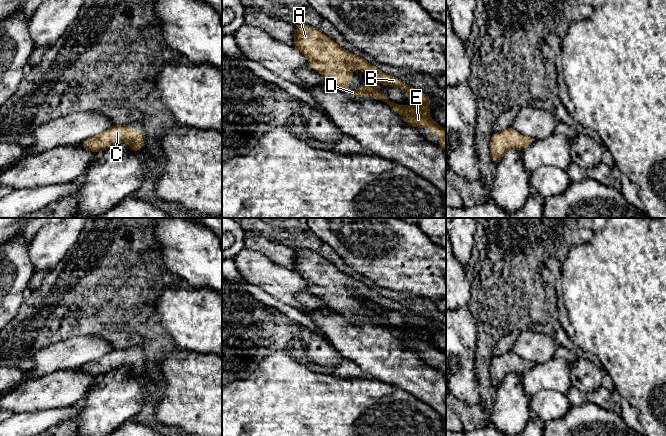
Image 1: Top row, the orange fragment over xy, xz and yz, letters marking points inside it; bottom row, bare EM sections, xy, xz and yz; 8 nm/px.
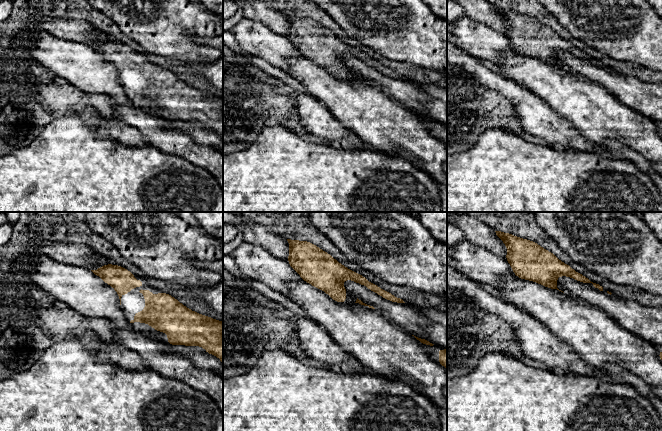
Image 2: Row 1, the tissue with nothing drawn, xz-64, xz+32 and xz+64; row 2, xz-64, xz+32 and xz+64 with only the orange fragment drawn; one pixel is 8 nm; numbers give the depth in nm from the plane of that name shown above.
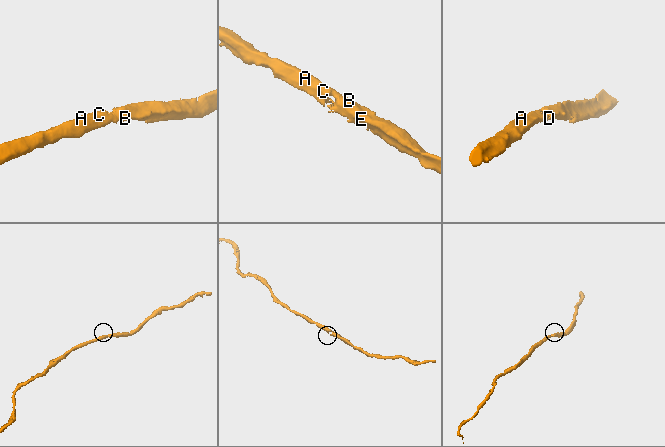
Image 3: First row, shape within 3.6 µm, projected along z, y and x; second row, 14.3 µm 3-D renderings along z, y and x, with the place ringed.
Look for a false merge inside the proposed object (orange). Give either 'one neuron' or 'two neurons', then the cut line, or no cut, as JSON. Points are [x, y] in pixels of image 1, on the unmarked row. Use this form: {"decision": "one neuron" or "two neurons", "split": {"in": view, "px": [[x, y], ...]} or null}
{"decision": "one neuron", "split": null}

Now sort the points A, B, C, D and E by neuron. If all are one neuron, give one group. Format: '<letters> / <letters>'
A B C D E

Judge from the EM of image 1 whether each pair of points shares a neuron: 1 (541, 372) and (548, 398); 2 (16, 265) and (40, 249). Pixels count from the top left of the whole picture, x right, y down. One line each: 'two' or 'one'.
1: two
2: two

